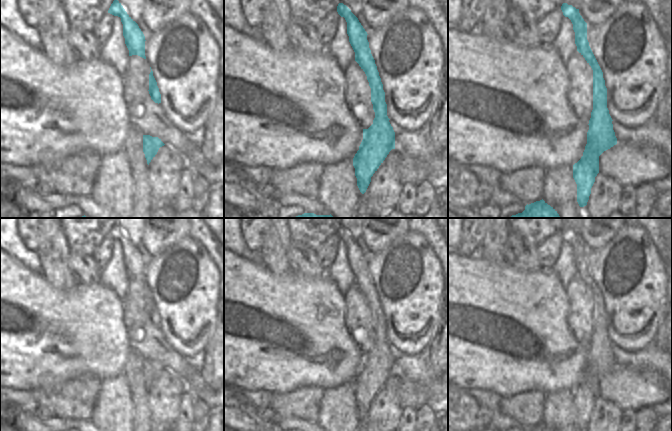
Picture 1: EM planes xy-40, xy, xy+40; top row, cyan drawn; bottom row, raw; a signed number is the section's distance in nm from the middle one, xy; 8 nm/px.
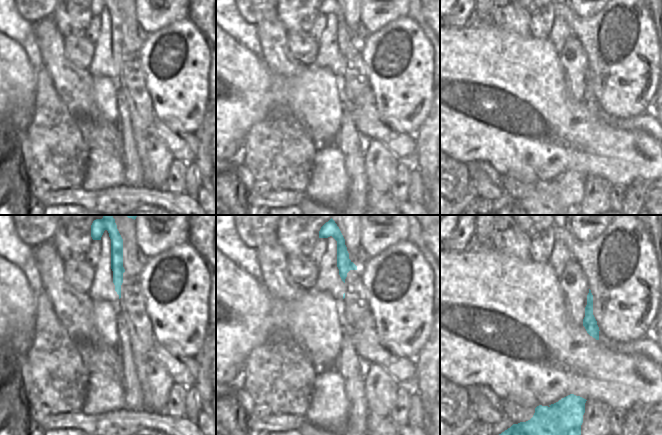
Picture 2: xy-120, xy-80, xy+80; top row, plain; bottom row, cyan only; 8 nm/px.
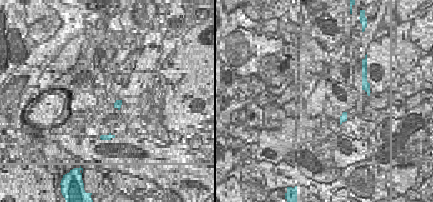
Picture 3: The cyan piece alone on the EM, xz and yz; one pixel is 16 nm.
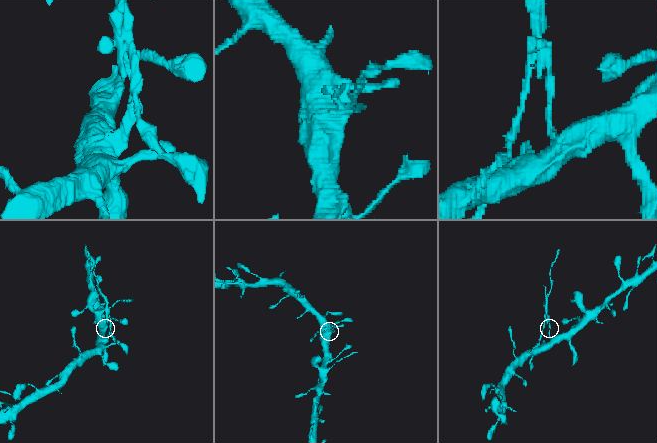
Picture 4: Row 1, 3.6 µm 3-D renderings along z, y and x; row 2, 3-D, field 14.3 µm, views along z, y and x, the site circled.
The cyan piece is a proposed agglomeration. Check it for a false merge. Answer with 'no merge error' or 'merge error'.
merge error

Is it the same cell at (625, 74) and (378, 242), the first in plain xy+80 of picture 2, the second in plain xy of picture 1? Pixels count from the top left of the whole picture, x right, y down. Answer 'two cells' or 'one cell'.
two cells

